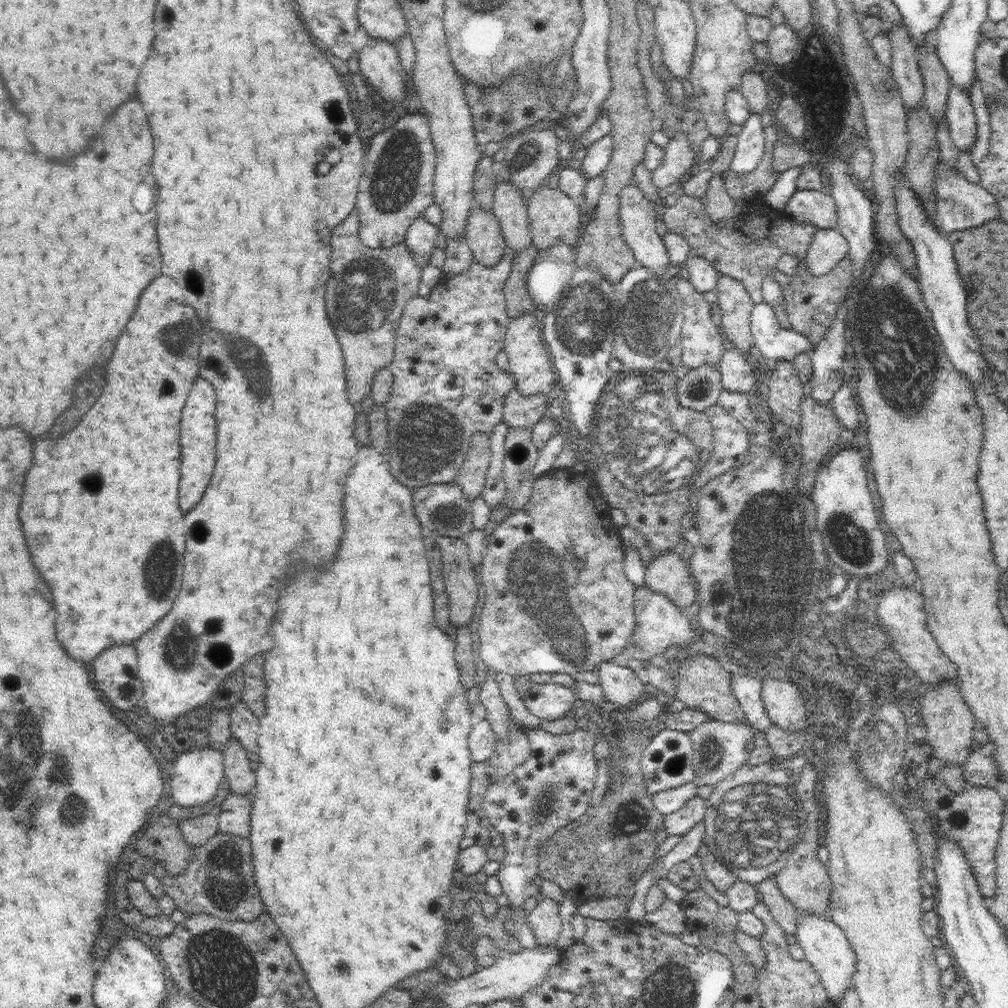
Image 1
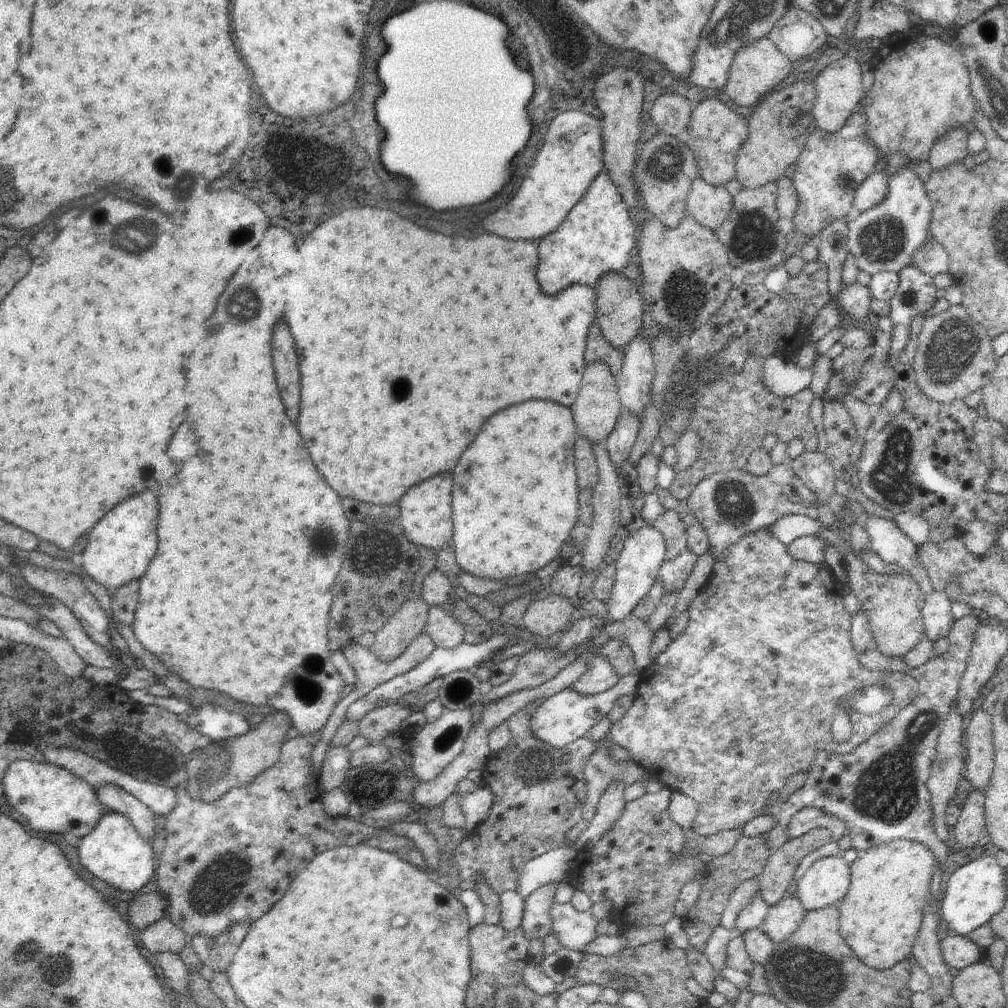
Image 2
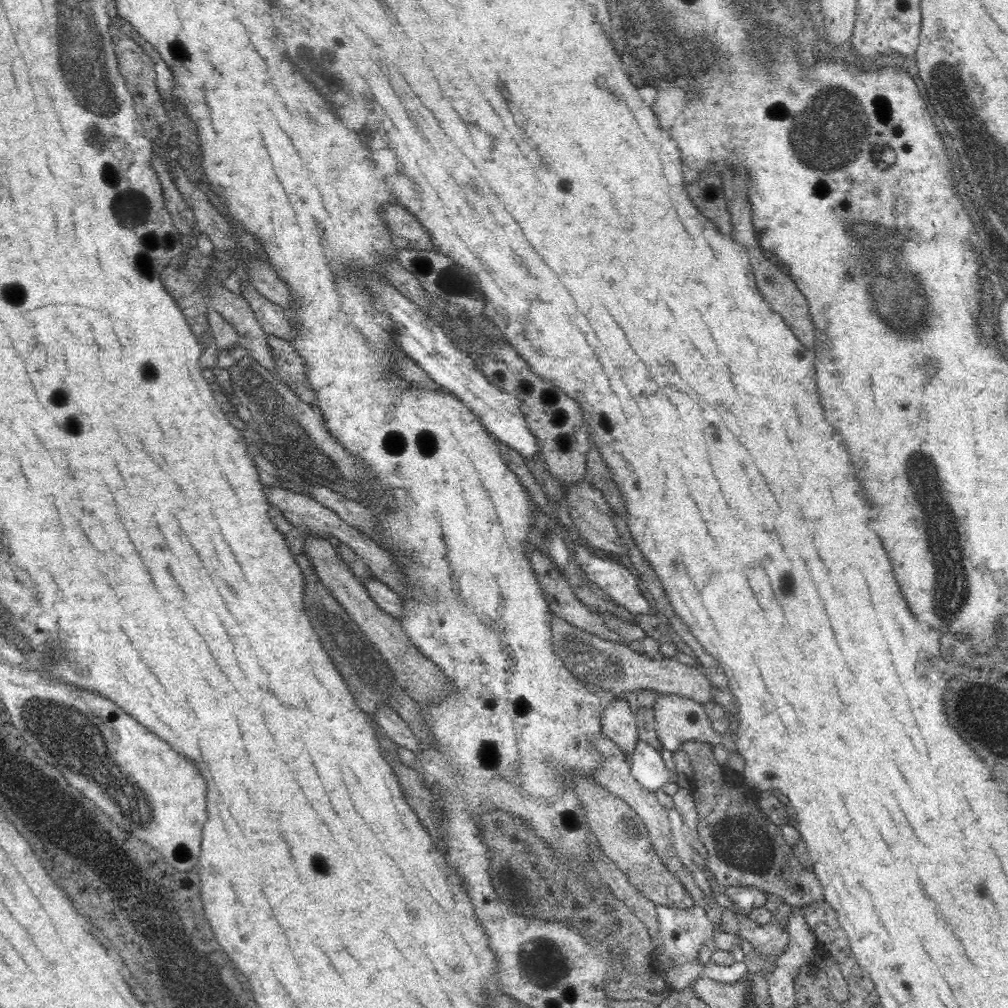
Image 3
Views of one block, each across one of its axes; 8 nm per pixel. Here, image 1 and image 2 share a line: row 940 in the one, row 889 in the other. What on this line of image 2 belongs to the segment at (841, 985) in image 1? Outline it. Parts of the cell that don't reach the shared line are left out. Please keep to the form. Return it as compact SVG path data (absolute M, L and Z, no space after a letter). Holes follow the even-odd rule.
M839 856L815 860L795 886L795 896L807 912L839 904L851 884L851 868Z

